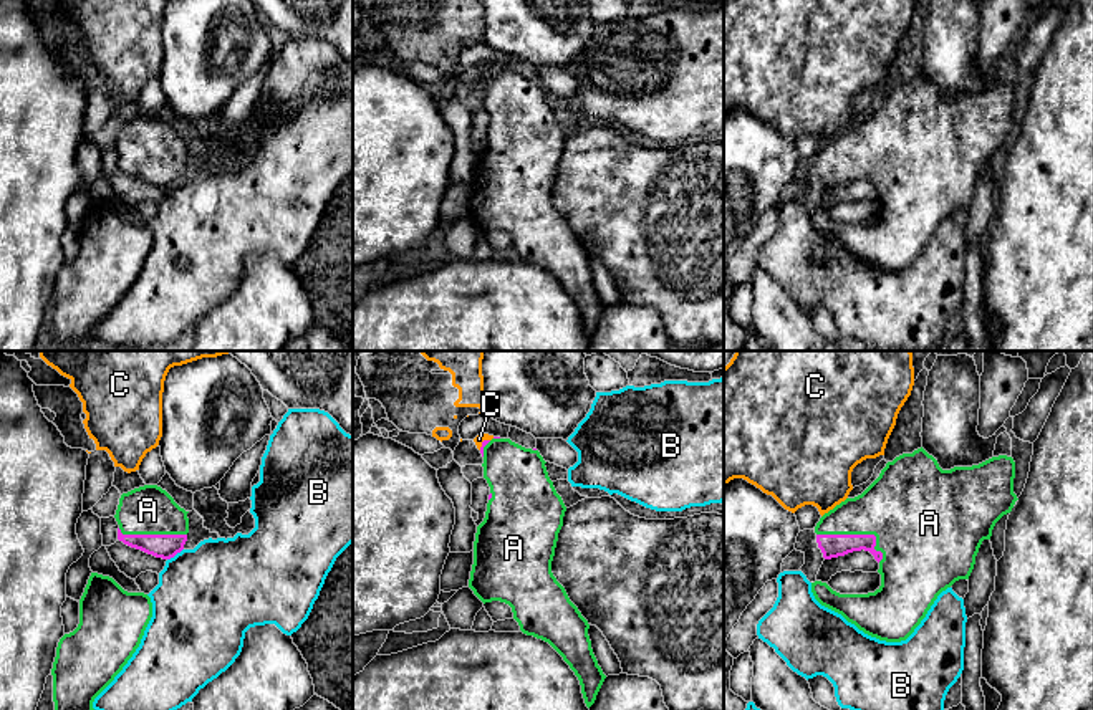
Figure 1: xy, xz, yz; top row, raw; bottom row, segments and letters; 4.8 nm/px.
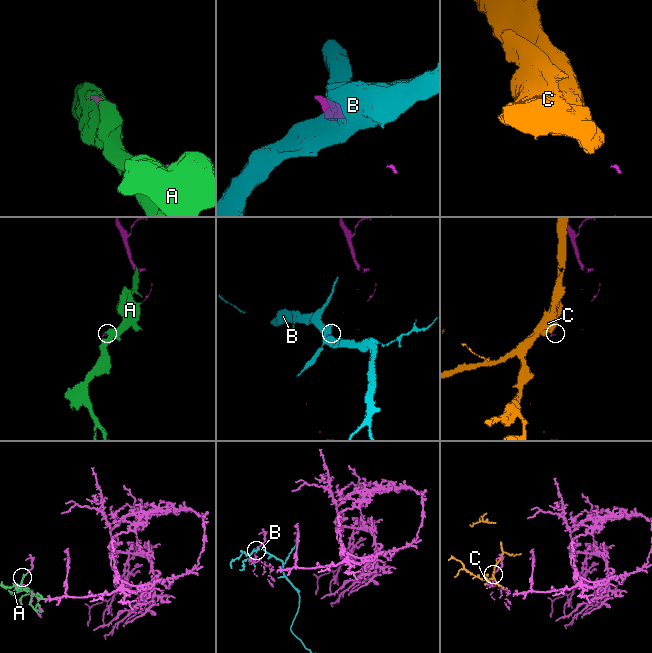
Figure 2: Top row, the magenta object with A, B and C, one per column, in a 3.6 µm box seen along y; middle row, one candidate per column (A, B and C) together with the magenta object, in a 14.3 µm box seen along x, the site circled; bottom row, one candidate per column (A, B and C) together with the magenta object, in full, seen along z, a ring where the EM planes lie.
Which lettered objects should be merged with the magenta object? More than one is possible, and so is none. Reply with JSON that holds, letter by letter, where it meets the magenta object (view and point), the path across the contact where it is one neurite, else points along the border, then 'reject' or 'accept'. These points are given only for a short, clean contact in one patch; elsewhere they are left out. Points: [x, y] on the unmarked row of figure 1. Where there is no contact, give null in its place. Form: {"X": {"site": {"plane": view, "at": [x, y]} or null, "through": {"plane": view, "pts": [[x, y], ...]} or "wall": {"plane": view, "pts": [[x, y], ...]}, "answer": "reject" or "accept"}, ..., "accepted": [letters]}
{"A": {"site": {"plane": "yz", "at": [858, 164]}, "answer": "accept"}, "B": {"site": {"plane": "xy", "at": [174, 184]}, "wall": {"plane": "xy", "pts": [[182, 177], [168, 189]]}, "answer": "reject"}, "C": {"site": {"plane": "xz", "at": [482, 71]}, "wall": {"plane": "xz", "pts": [[489, 68], [479, 78]]}, "answer": "reject"}, "accepted": ["A"]}

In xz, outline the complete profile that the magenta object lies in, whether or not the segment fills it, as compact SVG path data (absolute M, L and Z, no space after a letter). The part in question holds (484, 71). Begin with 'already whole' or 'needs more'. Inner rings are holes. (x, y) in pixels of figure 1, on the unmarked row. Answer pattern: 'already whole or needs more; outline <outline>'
needs more; outline M494 66L482 71L480 83L490 124L485 147L475 162L469 217L484 233L492 230L508 233L523 263L548 271L578 306L585 333L590 338L606 305L593 283L588 250L551 202L566 136L537 78L525 78L510 68Z

